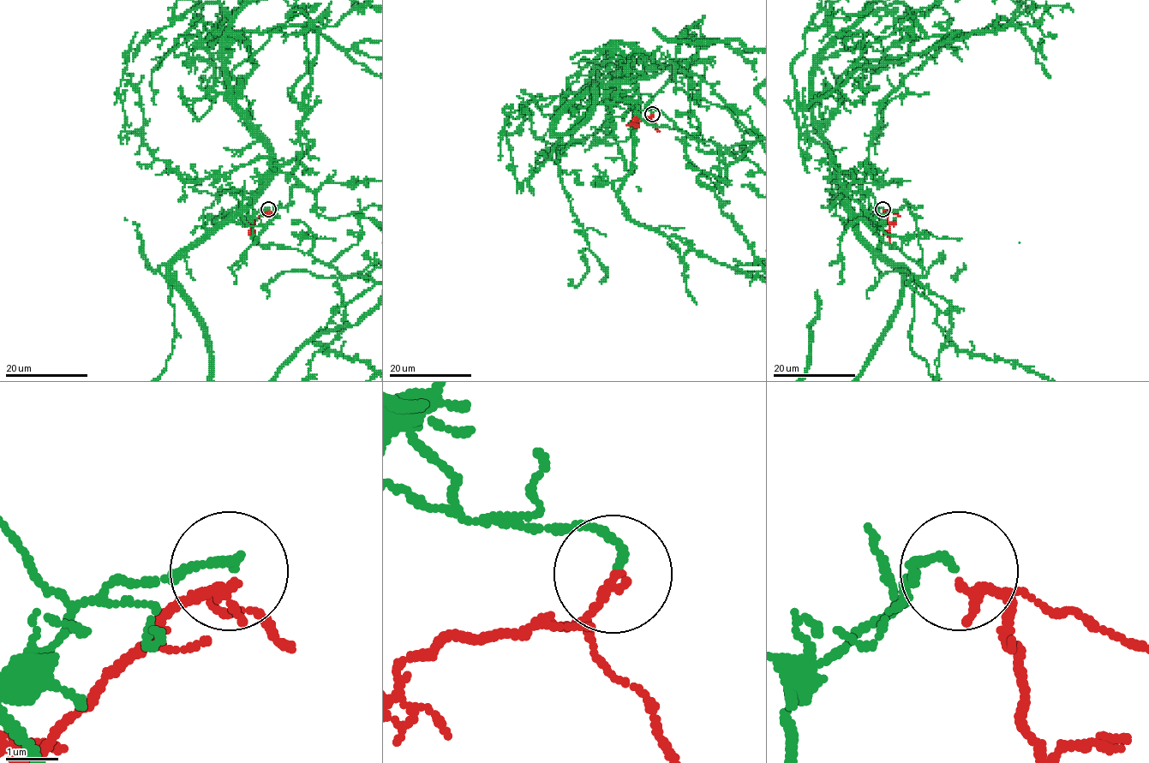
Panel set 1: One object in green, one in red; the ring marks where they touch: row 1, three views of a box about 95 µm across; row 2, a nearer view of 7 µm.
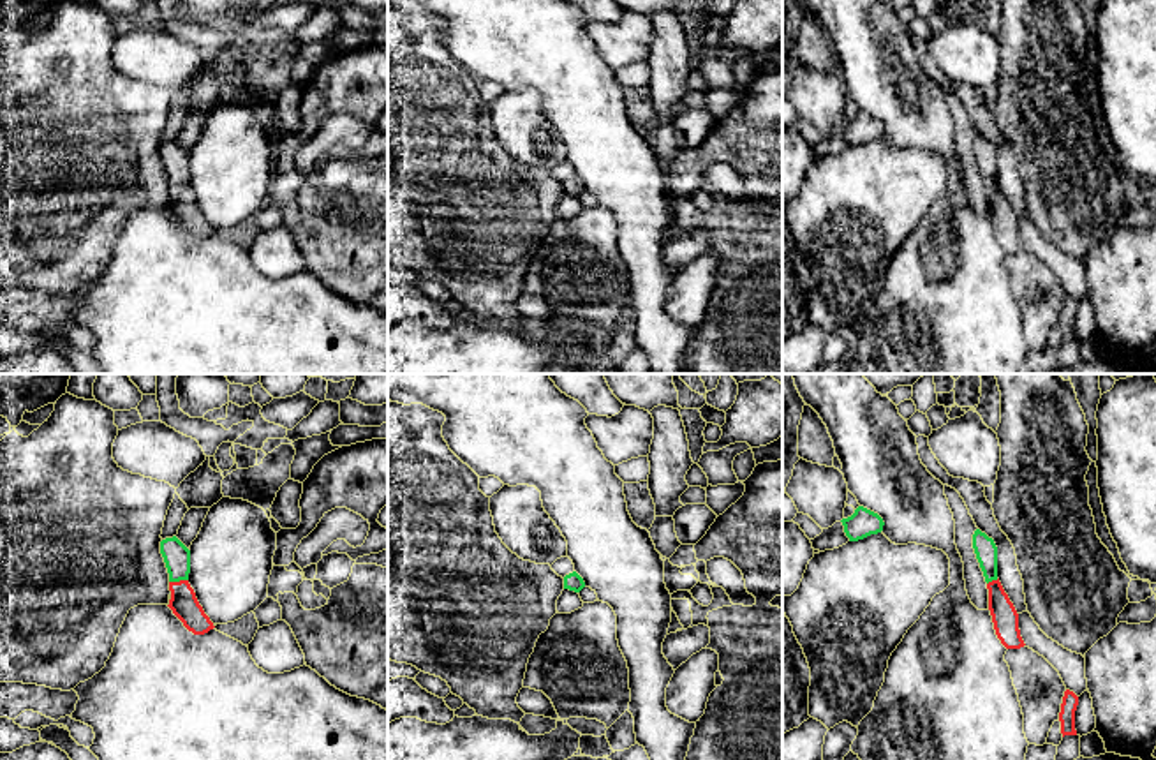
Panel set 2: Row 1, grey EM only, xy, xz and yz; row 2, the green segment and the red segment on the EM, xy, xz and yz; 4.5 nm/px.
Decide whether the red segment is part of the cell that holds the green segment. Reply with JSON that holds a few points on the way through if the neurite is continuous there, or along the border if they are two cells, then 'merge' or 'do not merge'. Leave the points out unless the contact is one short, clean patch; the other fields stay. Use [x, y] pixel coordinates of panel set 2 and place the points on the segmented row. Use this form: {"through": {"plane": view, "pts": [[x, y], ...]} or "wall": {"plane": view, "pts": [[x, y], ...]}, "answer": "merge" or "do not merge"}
{"through": {"plane": "xy", "pts": [[177, 556], [178, 581], [184, 603]]}, "answer": "merge"}

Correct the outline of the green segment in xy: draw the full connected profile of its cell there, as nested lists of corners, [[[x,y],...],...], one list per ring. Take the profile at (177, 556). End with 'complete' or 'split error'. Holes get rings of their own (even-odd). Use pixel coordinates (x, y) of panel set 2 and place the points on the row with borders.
[[[176,538],[160,541],[160,554],[169,573],[169,608],[194,635],[204,635],[213,630],[213,622],[199,605],[194,589],[189,584],[190,550]]]; split error

